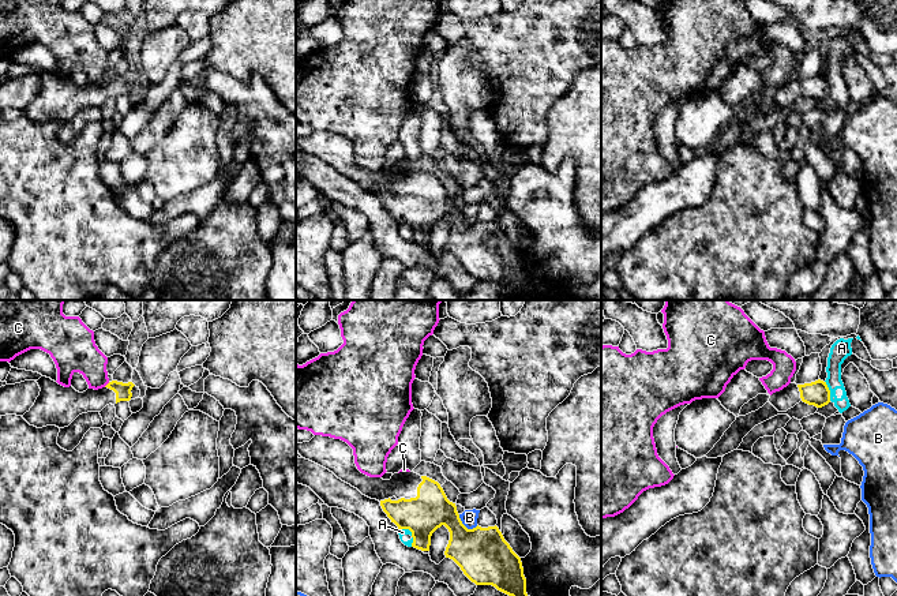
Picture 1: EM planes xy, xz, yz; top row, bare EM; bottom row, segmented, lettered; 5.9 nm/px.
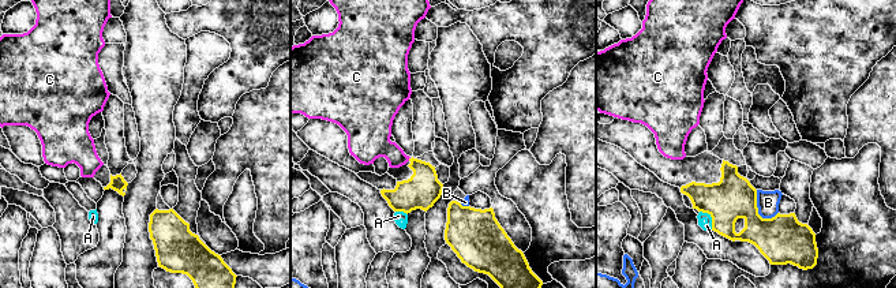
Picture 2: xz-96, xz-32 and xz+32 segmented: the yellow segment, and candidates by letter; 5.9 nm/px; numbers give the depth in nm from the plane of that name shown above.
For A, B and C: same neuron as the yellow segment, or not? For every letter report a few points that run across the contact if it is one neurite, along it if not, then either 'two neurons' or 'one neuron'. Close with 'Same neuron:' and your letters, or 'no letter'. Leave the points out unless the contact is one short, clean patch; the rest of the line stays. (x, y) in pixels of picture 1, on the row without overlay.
A: xz (400, 222), (406, 222), (411, 227), (412, 240) | two neurons
B: xz (458, 209), (468, 222), (477, 220) | two neurons
C: xy (109, 77), (104, 81) | two neurons
Same neuron: no letter

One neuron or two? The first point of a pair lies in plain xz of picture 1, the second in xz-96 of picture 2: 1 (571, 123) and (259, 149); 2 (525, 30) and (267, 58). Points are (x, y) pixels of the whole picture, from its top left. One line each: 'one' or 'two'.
1: one
2: one

